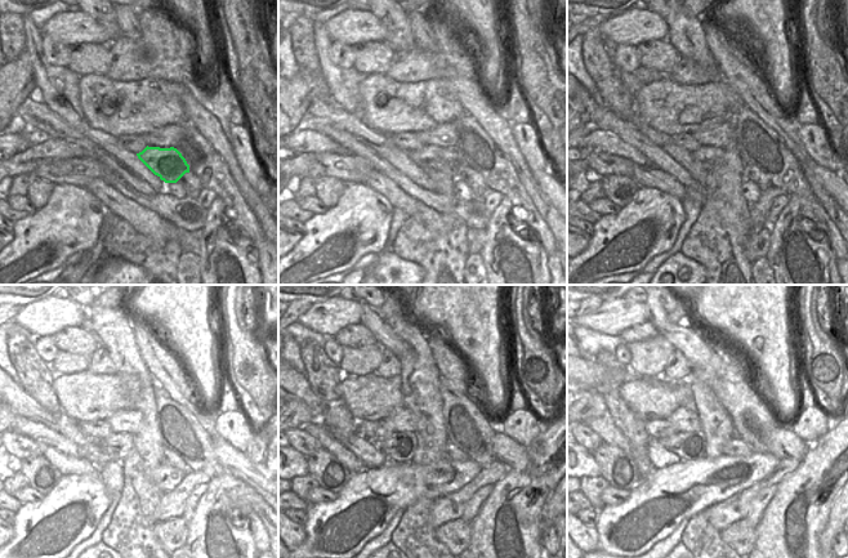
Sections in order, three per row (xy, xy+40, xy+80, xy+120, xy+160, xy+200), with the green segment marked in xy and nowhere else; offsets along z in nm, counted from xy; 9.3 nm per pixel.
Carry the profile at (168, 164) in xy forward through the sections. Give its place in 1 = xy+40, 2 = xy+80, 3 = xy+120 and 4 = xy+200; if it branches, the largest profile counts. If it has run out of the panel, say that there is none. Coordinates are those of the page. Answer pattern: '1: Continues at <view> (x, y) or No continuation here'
1: Continues at xy+40 (443, 160)
2: Continues at xy+80 (713, 159)
3: Continues at xy+120 (120, 446)
4: Continues at xy+200 (688, 446)

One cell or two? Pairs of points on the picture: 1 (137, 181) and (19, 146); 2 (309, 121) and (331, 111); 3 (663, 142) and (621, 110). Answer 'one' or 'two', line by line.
1: two
2: two
3: two

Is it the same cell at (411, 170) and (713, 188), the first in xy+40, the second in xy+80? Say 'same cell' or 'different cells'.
different cells

